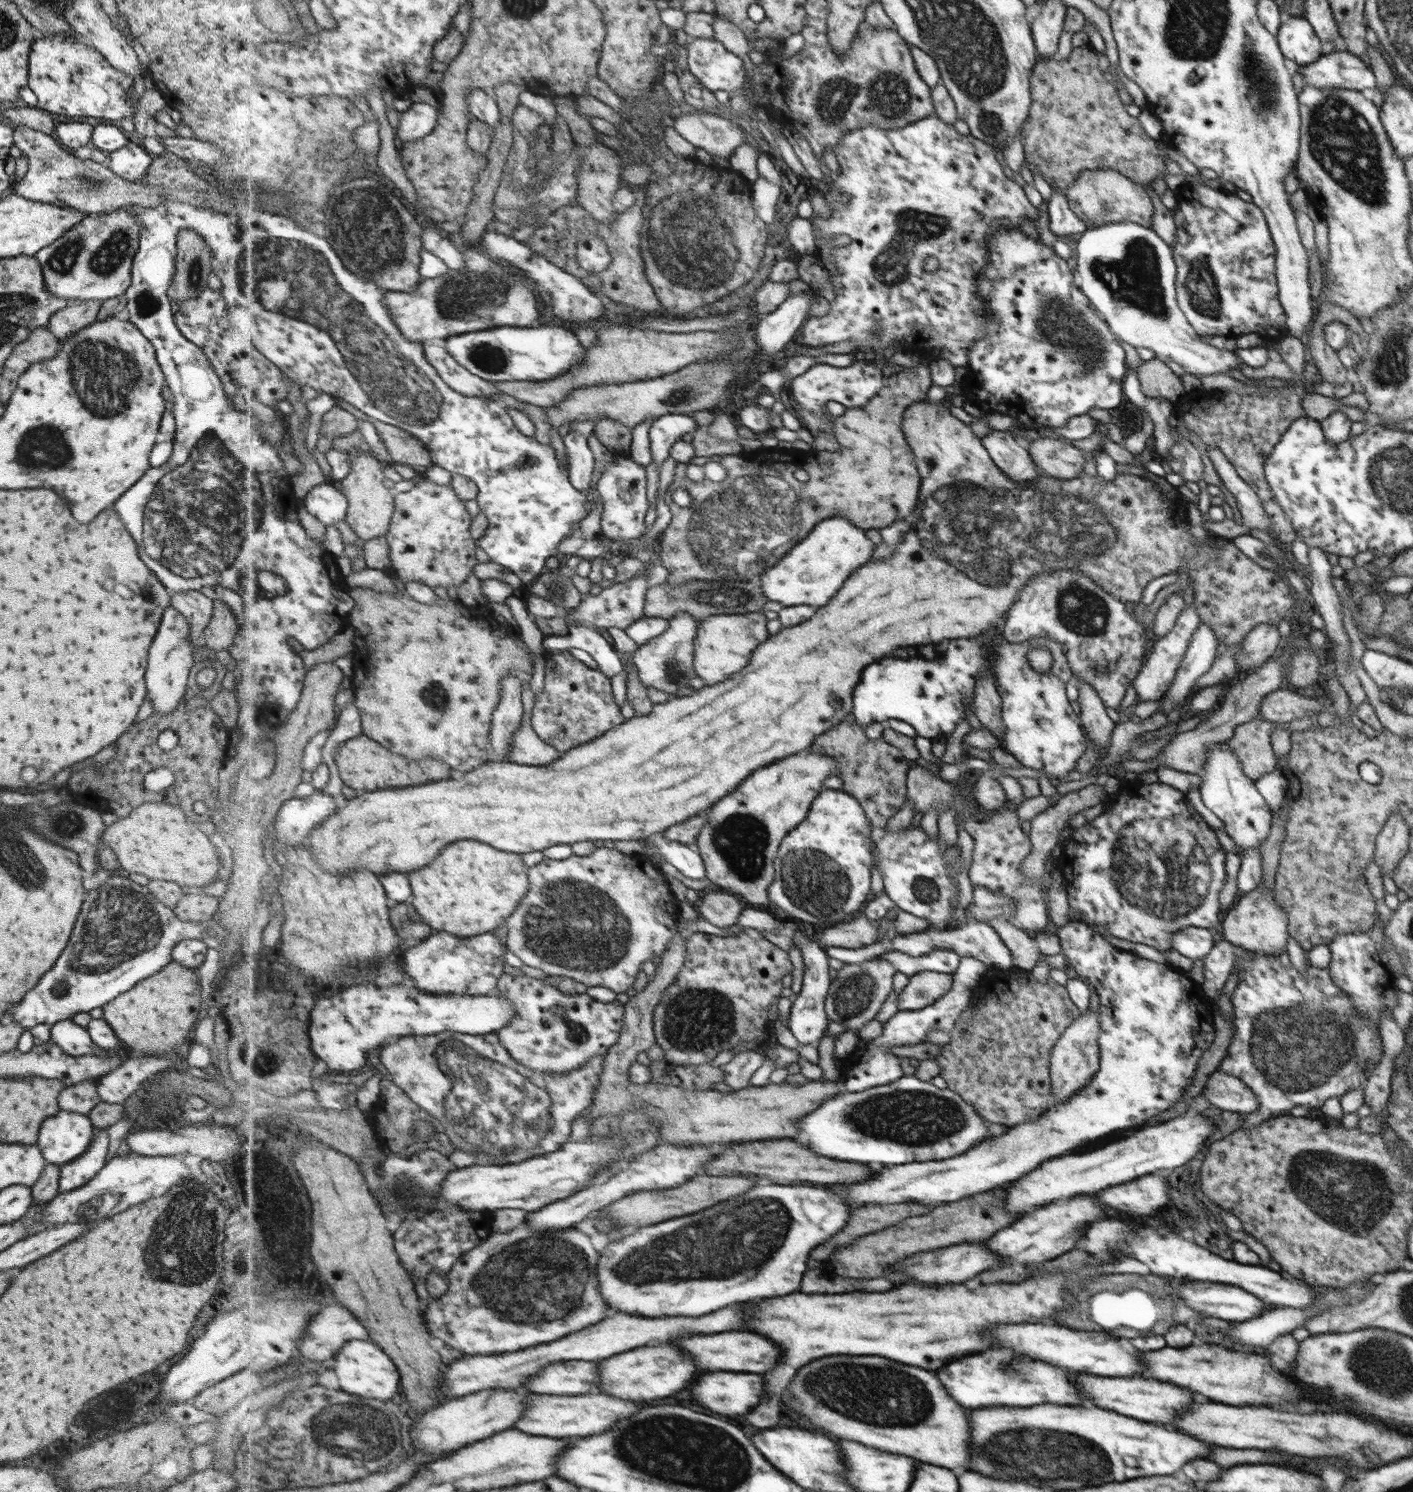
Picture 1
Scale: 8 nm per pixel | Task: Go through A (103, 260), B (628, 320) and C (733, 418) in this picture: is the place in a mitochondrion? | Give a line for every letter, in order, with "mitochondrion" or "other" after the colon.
A: mitochondrion
B: other
C: other

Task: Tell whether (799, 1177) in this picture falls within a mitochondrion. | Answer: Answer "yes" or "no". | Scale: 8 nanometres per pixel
no

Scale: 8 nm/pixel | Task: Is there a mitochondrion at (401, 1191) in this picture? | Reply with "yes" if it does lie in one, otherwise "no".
yes

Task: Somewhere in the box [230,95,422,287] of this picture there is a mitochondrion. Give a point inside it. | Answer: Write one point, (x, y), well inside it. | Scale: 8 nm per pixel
(369, 231)

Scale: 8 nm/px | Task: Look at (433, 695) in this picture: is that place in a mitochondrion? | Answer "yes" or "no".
yes

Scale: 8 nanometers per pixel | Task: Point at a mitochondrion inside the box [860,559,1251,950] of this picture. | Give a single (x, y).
(1156, 866)

